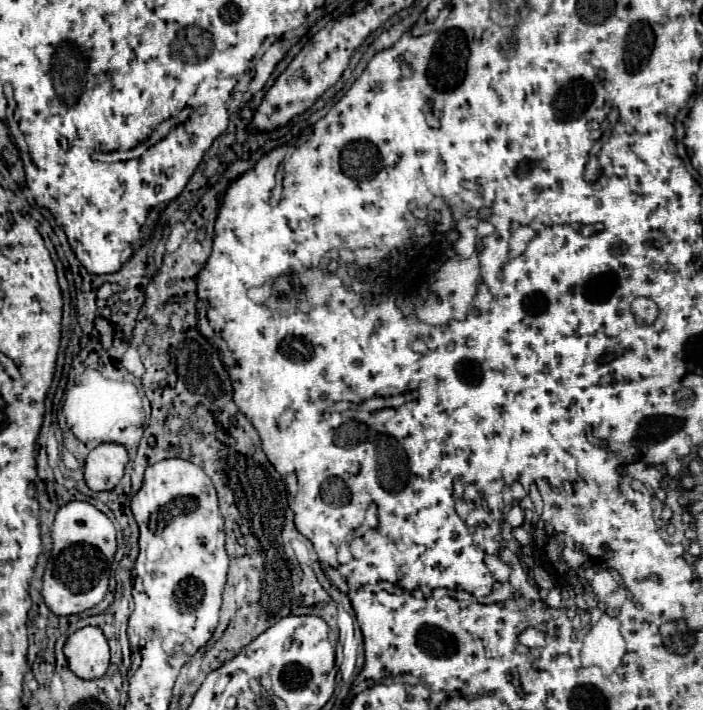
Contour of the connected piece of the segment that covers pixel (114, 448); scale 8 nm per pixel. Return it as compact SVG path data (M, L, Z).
M102 443L86 457L84 479L92 491L112 491L124 475L128 453L122 445Z

